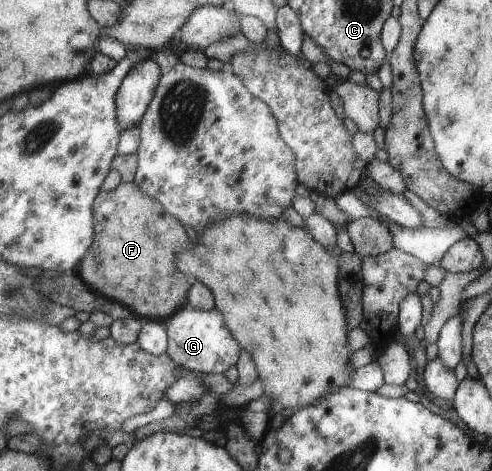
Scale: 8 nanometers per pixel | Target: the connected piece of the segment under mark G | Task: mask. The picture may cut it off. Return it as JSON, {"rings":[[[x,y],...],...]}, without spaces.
{"rings":[[[183,307],[166,320],[168,357],[177,365],[199,374],[224,374],[239,362],[241,347],[223,325],[219,311]]]}

